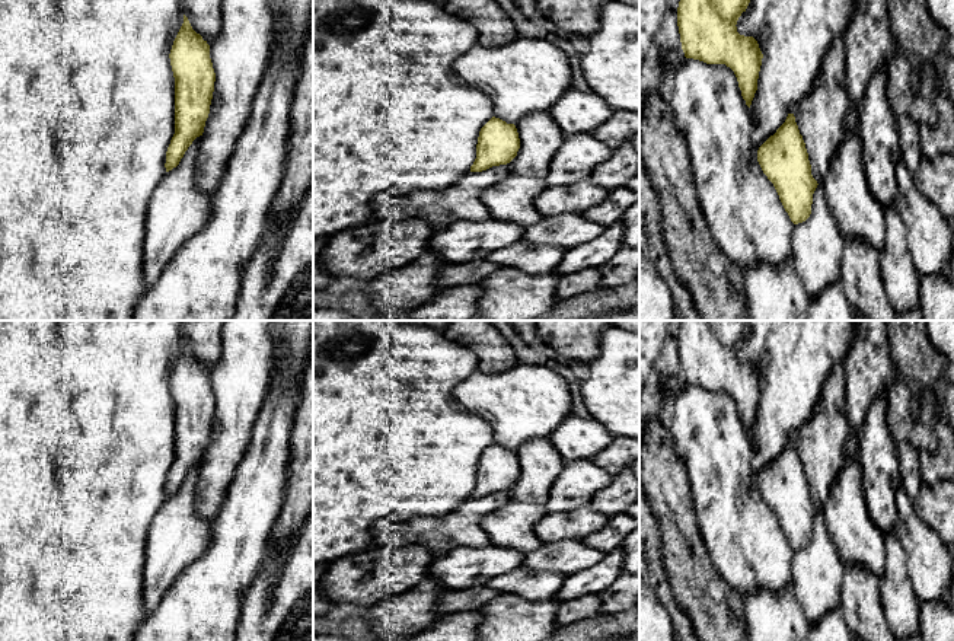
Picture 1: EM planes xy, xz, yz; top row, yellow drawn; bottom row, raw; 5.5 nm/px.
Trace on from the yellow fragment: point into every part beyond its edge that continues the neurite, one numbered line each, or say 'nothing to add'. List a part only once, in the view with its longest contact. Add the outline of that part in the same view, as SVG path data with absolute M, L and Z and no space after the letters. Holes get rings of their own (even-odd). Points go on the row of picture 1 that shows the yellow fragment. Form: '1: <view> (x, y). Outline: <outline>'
nothing to add

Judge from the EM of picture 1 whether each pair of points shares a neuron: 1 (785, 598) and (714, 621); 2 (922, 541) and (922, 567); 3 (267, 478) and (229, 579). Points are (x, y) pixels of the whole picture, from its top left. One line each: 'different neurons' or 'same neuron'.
1: different neurons
2: same neuron
3: same neuron

